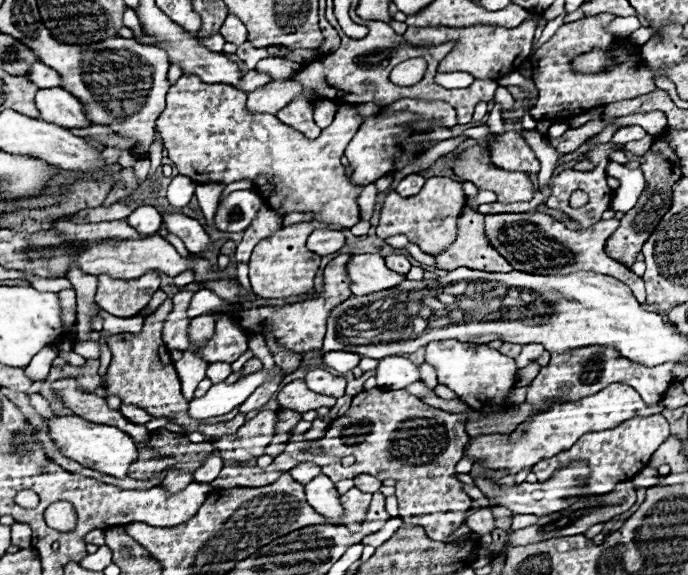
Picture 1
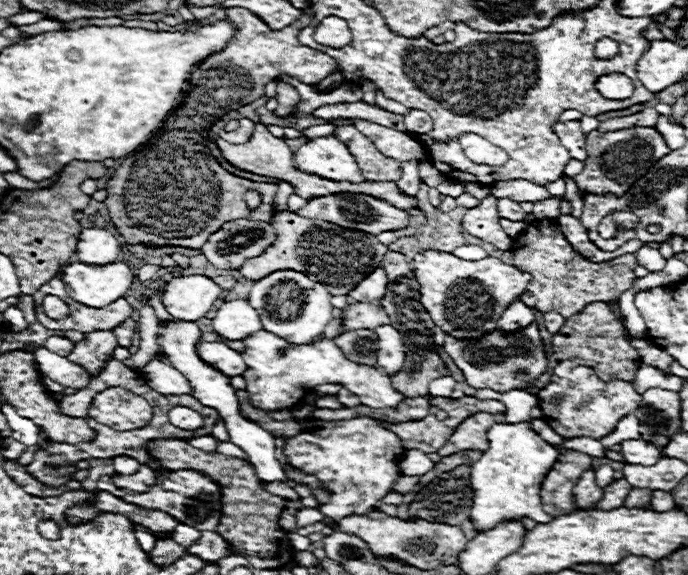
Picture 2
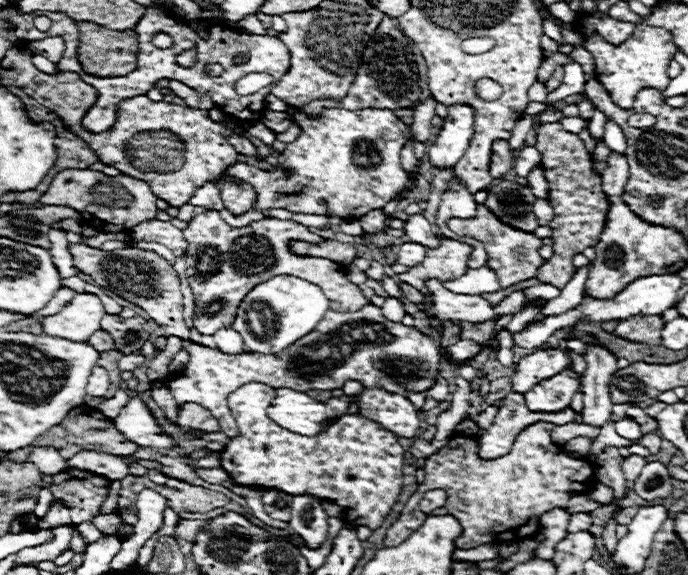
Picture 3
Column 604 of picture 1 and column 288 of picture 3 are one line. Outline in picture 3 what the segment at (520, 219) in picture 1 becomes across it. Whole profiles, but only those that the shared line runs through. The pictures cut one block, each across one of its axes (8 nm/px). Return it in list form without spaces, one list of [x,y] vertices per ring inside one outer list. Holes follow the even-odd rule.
[[[206,210],[204,214],[194,216],[182,232],[188,242],[186,276],[196,304],[194,328],[200,334],[212,336],[220,328],[230,328],[236,318],[236,308],[240,306],[242,298],[252,290],[252,286],[280,274],[292,274],[296,278],[304,278],[316,284],[330,300],[330,310],[333,311],[355,312],[360,310],[360,306],[364,306],[364,302],[368,302],[368,298],[362,296],[358,286],[346,280],[344,268],[340,264],[326,258],[312,258],[312,256],[302,258],[288,252],[290,240],[306,240],[306,242],[322,240],[308,226],[298,224],[294,220],[264,218],[244,228],[234,228],[220,218],[220,212]]]

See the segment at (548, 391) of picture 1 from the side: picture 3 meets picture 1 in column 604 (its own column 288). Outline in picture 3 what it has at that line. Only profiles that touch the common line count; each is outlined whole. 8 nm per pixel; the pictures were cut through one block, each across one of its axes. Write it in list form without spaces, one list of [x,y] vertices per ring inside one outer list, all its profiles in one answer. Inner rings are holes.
[[[368,302],[356,312],[332,312],[318,322],[318,326],[296,340],[292,346],[280,354],[222,354],[218,350],[182,340],[184,350],[190,360],[184,366],[182,376],[170,380],[170,390],[176,404],[196,402],[208,408],[220,422],[220,432],[228,438],[240,434],[240,428],[228,408],[228,396],[248,382],[262,382],[272,388],[292,386],[292,390],[336,390],[348,380],[360,382],[364,388],[384,388],[394,394],[408,396],[412,392],[426,392],[434,386],[436,376],[440,376],[442,358],[454,358],[458,362],[472,360],[480,354],[480,344],[474,340],[458,340],[448,350],[444,350],[430,334],[420,332],[414,326],[404,326],[402,322],[390,322],[382,316],[380,306]]]

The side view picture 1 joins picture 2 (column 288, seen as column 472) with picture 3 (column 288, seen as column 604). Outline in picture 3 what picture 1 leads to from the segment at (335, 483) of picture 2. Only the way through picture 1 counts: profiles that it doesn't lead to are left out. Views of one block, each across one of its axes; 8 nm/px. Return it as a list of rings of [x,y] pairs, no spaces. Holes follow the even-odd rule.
[[[276,388],[276,398],[268,406],[268,416],[278,426],[304,436],[318,434],[320,422],[332,414],[346,414],[346,396],[332,398],[330,402],[322,404],[304,392],[296,392],[292,388]]]

